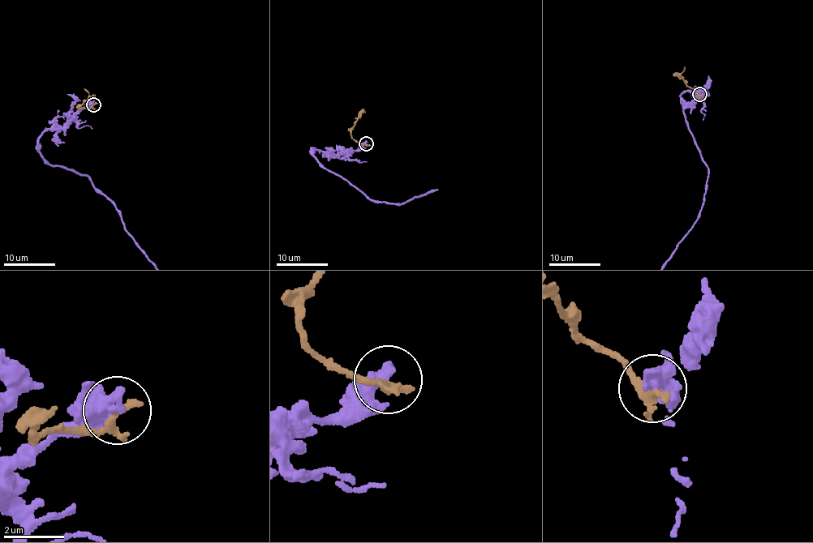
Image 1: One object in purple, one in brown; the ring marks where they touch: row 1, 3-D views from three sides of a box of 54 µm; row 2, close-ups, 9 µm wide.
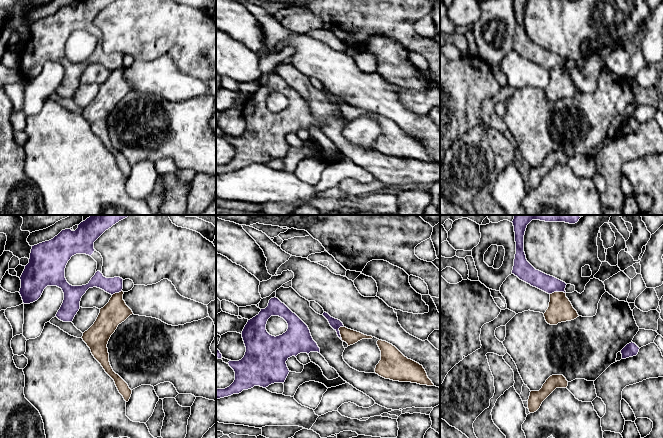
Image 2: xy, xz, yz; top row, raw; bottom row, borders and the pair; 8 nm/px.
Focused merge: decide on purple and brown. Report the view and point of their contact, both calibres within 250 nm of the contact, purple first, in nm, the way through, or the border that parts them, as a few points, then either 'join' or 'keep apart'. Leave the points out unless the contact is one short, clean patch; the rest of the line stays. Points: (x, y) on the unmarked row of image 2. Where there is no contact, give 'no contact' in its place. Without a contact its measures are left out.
meets purple in xz at (339, 109); 80 nm thick on the purple side, 120 nm on the other; border along xz (340, 102), (339, 109), (342, 115); keep apart

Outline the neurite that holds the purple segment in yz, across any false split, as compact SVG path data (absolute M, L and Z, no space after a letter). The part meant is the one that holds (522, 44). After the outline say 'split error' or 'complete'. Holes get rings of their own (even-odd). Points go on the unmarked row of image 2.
M513 0L516 18L516 30L512 50L520 56L548 70L564 68L566 59L536 46L526 35L524 28L524 11L528 0Z; complete

